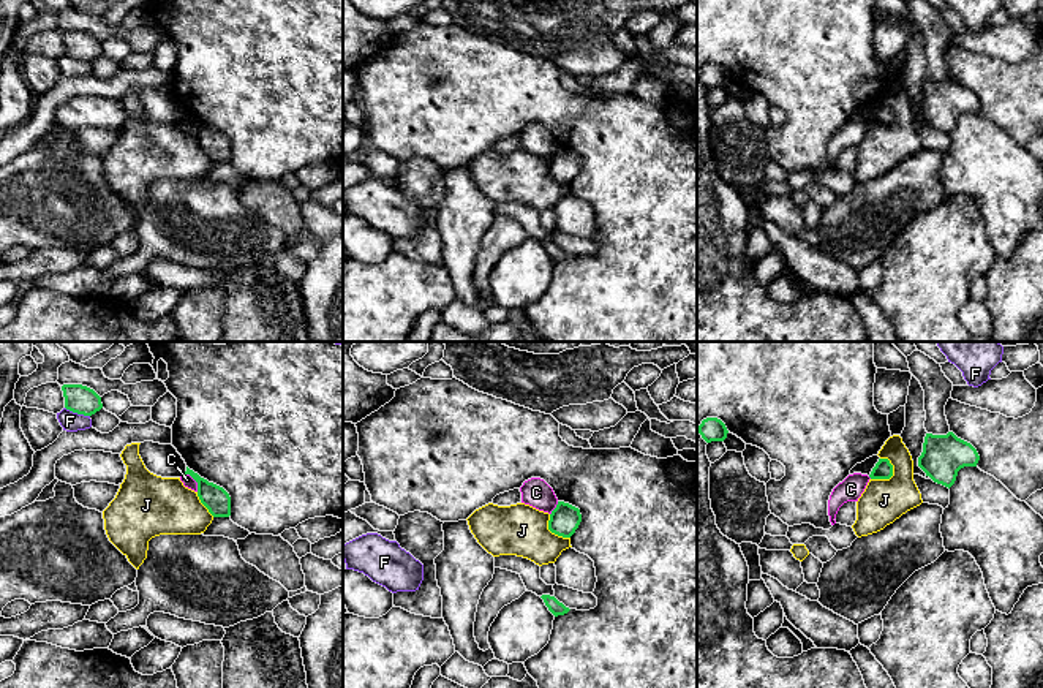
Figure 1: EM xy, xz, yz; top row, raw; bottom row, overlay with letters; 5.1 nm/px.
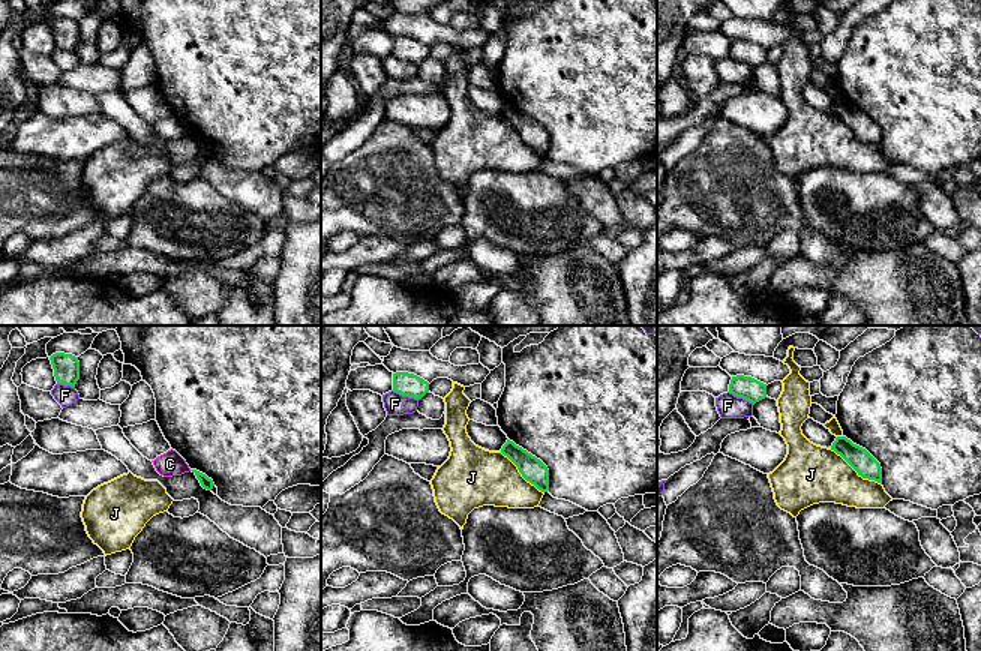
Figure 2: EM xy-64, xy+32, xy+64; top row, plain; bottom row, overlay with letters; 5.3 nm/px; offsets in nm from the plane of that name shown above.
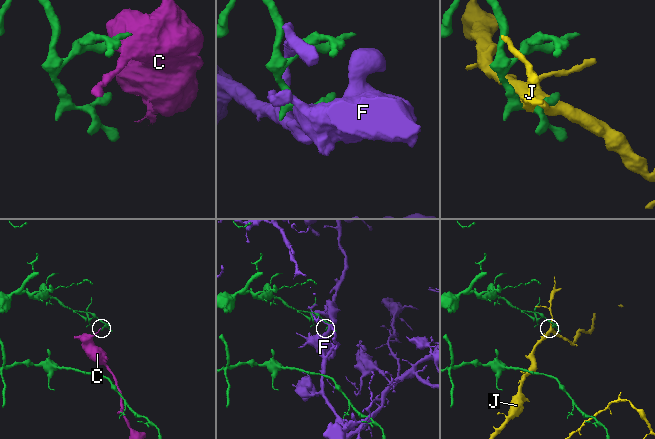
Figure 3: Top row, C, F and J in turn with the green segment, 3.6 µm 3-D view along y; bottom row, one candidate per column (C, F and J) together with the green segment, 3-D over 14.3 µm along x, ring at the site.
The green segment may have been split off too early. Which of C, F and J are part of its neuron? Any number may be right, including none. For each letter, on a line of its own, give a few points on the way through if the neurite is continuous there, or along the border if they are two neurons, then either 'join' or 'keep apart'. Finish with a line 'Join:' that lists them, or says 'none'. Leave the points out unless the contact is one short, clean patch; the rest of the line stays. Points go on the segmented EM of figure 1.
C: border along xy (185, 473), (196, 483), (198, 491); keep apart
F: keep apart
J: keep apart
Join: none

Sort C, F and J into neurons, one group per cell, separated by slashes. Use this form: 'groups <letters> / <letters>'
groups C / F / J

